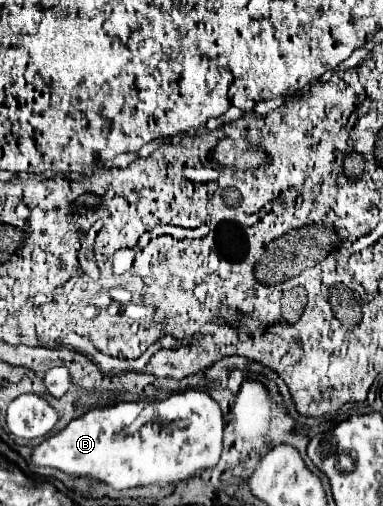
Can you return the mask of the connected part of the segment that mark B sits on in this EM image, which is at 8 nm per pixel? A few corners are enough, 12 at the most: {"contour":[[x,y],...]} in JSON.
{"contour":[[205,391],[99,407],[31,449],[113,489],[179,483],[221,455]]}

